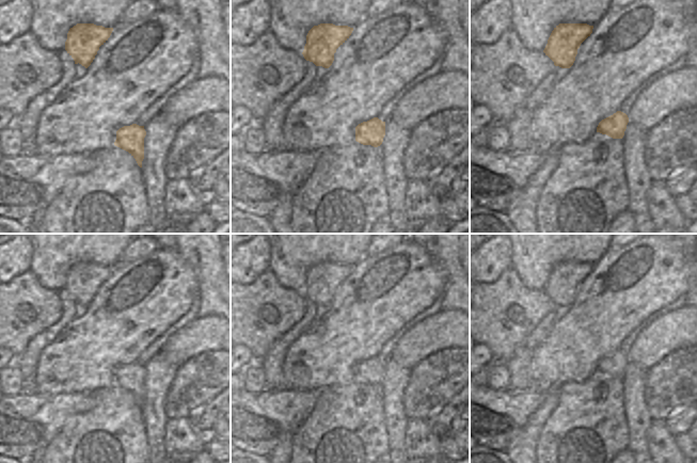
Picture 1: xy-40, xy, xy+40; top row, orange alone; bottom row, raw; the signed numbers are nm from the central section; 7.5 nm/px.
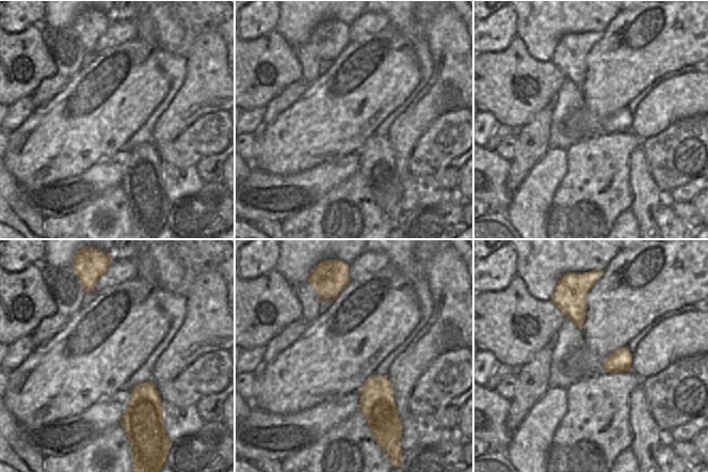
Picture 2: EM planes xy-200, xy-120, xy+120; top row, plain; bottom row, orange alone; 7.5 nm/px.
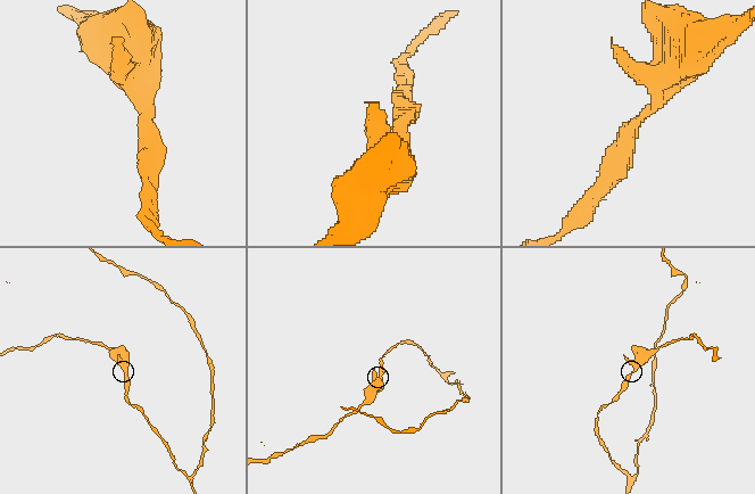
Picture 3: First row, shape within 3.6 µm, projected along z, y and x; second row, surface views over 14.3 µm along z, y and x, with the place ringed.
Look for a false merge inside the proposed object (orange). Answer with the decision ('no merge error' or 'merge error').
merge error

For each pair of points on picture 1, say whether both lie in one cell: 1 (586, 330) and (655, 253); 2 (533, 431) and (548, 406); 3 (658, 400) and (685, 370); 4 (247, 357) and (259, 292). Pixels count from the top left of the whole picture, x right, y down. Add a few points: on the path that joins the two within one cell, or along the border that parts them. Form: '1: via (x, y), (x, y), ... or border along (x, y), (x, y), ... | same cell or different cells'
1: via (606, 309), (647, 273) | same cell
2: via (535, 425), (542, 413) | same cell
3: via (665, 393), (680, 378) | same cell
4: border along (241, 345), (250, 351), (253, 361) | different cells

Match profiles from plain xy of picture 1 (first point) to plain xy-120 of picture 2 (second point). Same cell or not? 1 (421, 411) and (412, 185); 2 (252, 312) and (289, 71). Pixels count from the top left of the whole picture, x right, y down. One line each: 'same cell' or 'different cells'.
1: different cells
2: same cell

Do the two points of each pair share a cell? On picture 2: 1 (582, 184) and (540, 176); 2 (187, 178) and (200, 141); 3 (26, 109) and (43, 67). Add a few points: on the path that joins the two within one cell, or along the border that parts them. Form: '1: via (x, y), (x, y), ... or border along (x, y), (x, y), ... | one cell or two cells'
1: border along (566, 156), (566, 174), (550, 203) | two cells
2: border along (166, 162), (177, 167), (194, 166) | two cells
3: border along (30, 94), (18, 98), (11, 105) | two cells

